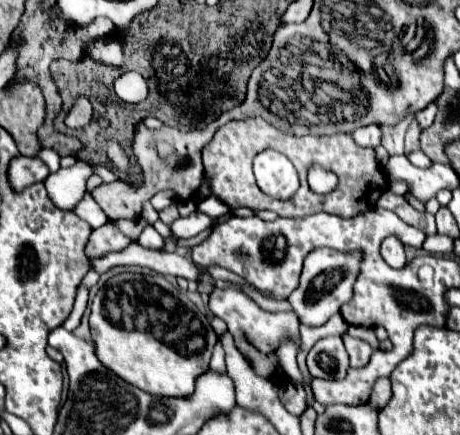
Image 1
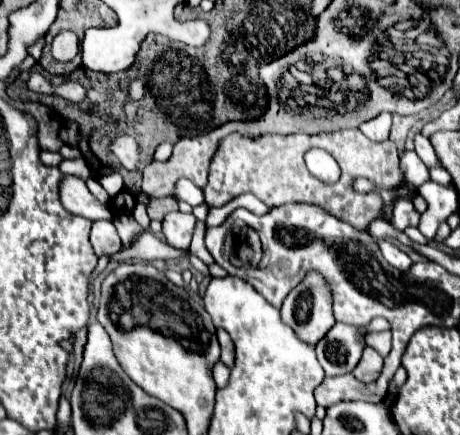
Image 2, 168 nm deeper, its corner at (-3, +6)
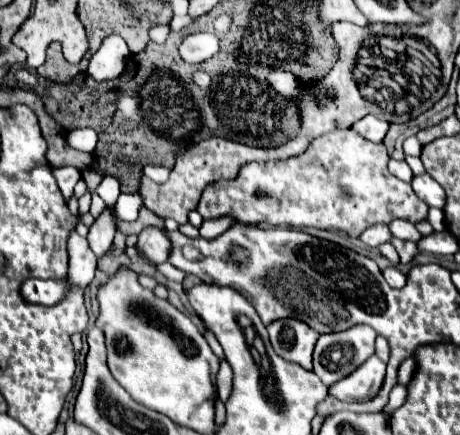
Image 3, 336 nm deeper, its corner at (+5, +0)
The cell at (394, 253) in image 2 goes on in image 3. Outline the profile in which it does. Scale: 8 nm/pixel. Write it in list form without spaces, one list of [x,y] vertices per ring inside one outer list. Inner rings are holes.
[[[394,265],[386,267],[382,273],[384,273],[386,281],[388,281],[392,287],[396,287],[396,289],[400,289],[400,287],[406,283],[406,275],[404,275],[398,267],[394,267]]]

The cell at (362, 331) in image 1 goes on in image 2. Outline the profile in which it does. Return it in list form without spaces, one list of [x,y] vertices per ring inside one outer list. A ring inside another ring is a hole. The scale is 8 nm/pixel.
[[[380,331],[380,333],[368,333],[366,335],[366,343],[372,349],[376,349],[382,357],[386,357],[390,353],[390,339],[392,339],[390,331]]]

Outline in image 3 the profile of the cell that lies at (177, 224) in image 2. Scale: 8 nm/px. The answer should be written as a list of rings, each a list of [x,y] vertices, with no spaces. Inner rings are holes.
[[[146,227],[138,235],[140,253],[144,253],[154,263],[166,263],[172,253],[172,241],[164,227]]]

